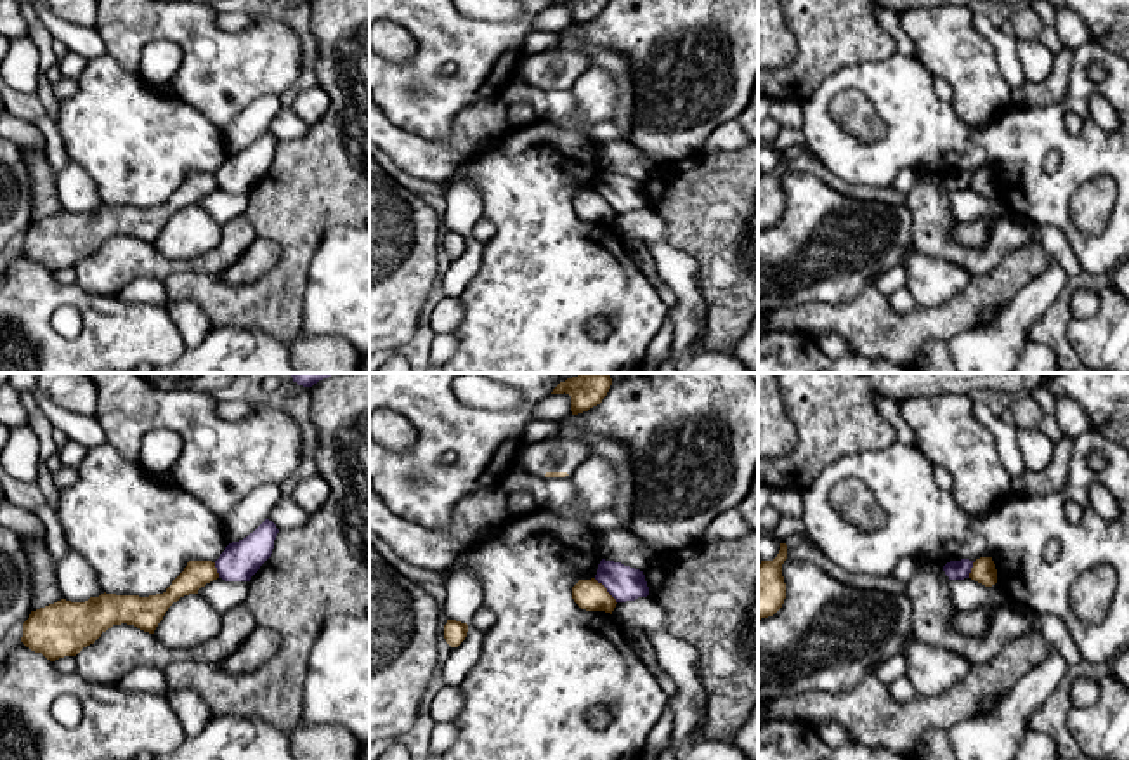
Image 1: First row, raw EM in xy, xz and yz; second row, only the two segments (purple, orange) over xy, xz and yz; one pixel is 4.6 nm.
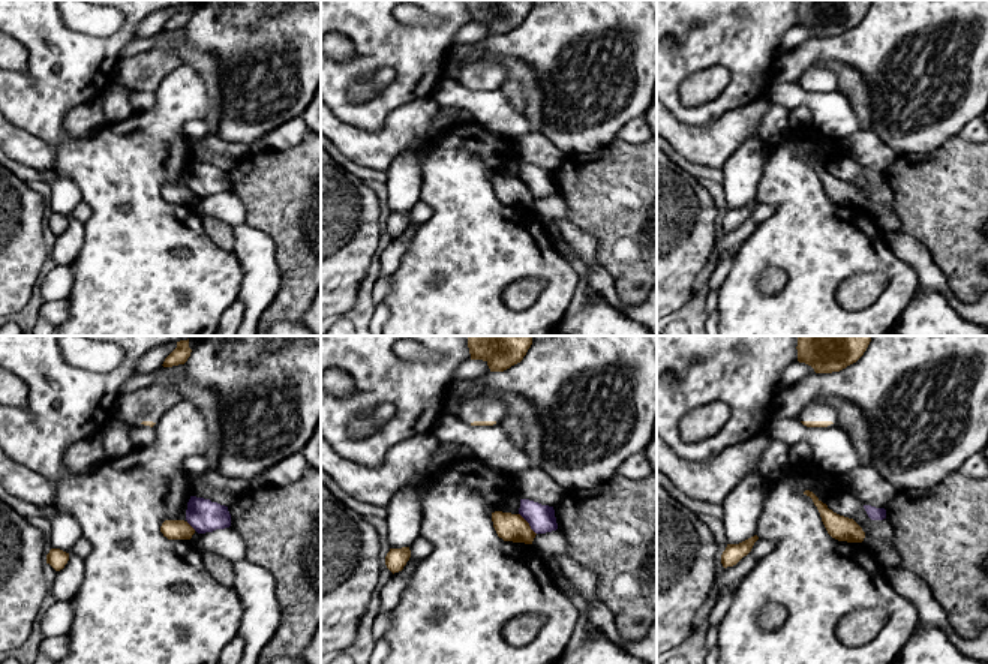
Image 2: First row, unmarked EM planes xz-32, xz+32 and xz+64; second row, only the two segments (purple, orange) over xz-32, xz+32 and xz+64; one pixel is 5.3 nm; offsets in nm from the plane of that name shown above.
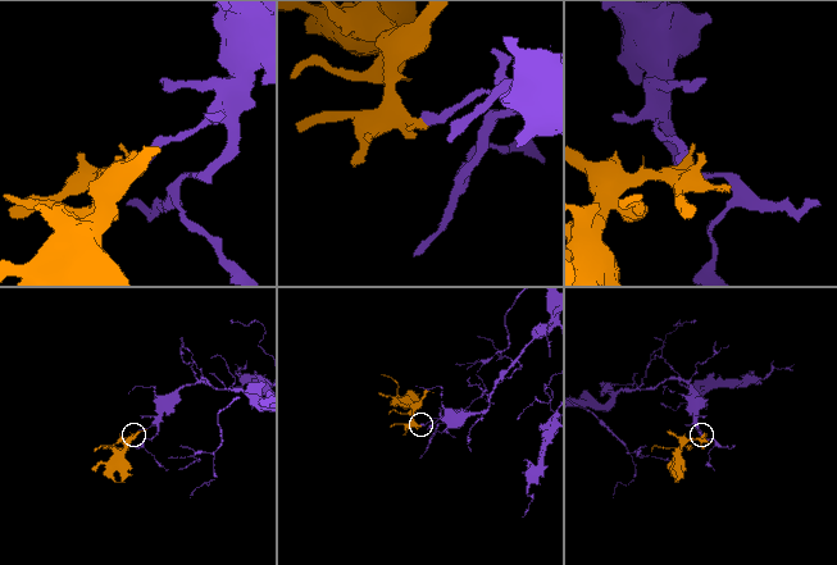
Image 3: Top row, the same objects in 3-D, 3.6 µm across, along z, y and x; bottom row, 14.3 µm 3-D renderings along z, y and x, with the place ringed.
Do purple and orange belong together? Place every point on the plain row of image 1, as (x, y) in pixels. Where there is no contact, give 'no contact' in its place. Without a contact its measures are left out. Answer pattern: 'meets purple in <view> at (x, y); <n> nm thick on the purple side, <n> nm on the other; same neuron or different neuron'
meets purple in xz at (607, 202); 160 nm thick on the purple side, 140 nm on the other; different neuron

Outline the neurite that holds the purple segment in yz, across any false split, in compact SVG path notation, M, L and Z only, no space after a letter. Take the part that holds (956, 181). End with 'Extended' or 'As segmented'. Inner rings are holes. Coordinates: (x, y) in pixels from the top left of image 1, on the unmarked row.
M969 170L950 172L943 177L943 182L949 187L949 191L964 191L969 189L973 174L975 172Z. As segmented

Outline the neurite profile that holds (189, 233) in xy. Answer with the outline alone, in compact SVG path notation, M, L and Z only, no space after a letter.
M189 205L168 219L154 246L166 259L194 259L213 250L220 238L222 226L199 205Z

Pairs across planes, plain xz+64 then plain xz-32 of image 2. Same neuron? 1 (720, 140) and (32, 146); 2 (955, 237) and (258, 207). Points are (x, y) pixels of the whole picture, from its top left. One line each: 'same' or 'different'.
1: same
2: same

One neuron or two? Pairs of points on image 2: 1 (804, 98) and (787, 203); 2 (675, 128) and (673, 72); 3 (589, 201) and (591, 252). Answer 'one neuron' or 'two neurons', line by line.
1: two neurons
2: two neurons
3: two neurons

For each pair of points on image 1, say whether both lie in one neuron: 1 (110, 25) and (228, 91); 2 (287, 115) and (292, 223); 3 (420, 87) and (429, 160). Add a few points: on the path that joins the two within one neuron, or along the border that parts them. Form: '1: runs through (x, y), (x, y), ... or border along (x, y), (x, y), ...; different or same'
1: runs through (141, 25), (172, 25), (207, 59); same
2: border along (311, 125), (300, 136), (280, 143); different
3: border along (456, 113), (444, 139), (424, 139), (391, 122); different

